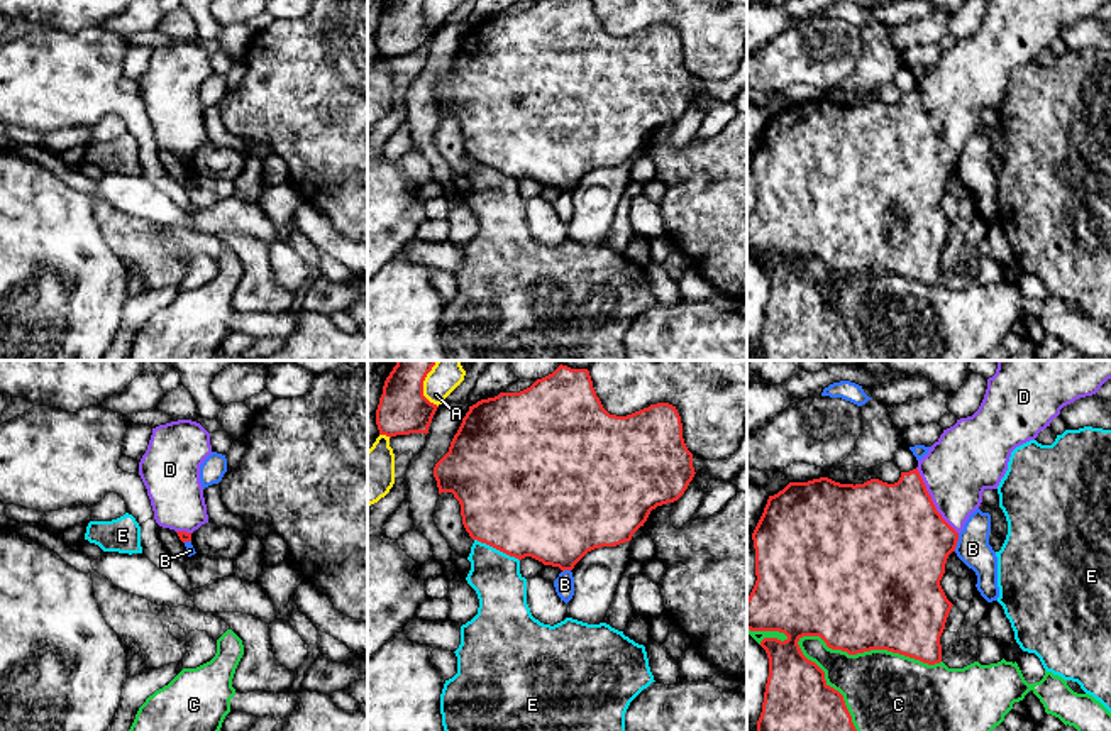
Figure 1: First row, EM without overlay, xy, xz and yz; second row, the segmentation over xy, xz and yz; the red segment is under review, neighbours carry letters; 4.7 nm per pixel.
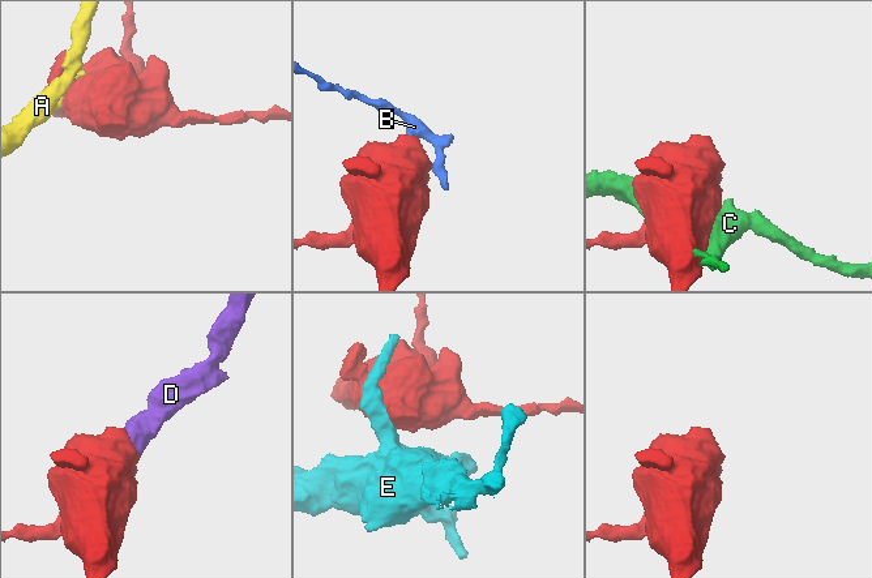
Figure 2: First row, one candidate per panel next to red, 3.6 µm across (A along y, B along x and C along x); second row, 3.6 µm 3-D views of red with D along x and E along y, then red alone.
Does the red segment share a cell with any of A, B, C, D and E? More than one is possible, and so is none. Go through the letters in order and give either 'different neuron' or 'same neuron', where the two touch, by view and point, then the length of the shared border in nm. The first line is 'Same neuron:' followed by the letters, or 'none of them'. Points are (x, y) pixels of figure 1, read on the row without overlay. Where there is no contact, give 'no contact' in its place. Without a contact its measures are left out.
Same neuron: D
A: different neuron; contact xz (422, 16); length 150 nm
B: different neuron; contact yz (957, 161); length 90 nm
C: different neuron; contact yz (869, 271); length 700 nm
D: same neuron; contact yz (932, 122); length 380 nm
E: different neuron; contact xz (497, 170); length 240 nm

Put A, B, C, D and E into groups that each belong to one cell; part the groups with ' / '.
A / B / C / D / E

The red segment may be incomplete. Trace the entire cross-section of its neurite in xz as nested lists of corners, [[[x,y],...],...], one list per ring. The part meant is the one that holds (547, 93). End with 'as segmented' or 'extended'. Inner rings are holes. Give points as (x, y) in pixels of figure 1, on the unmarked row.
[[[537,0],[530,8],[520,14],[500,14],[495,19],[478,22],[469,27],[450,63],[449,73],[434,88],[439,115],[452,113],[459,122],[462,146],[473,161],[486,164],[518,181],[532,178],[544,186],[559,188],[562,193],[572,191],[574,186],[594,169],[616,168],[630,162],[633,154],[644,147],[652,130],[674,124],[684,115],[694,95],[693,74],[684,64],[683,44],[676,27],[657,24],[627,37],[610,36],[596,17],[591,0]]]; as segmented

